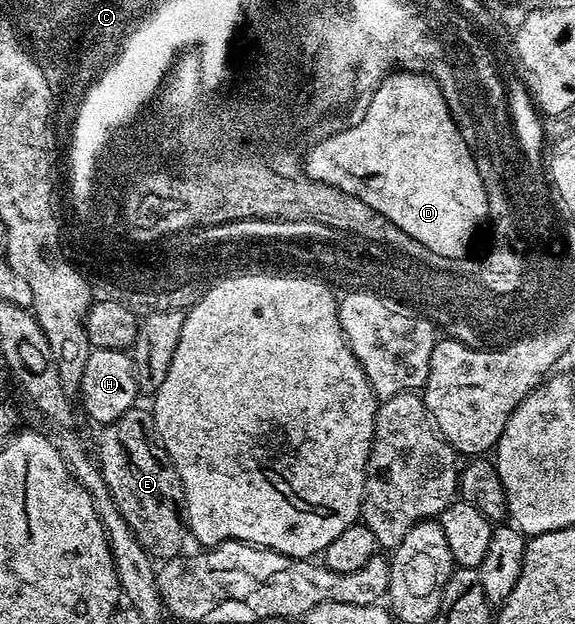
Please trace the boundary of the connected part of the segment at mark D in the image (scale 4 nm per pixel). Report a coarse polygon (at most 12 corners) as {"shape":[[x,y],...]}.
{"shape":[[392,71],[307,173],[460,259],[489,217],[429,74]]}

